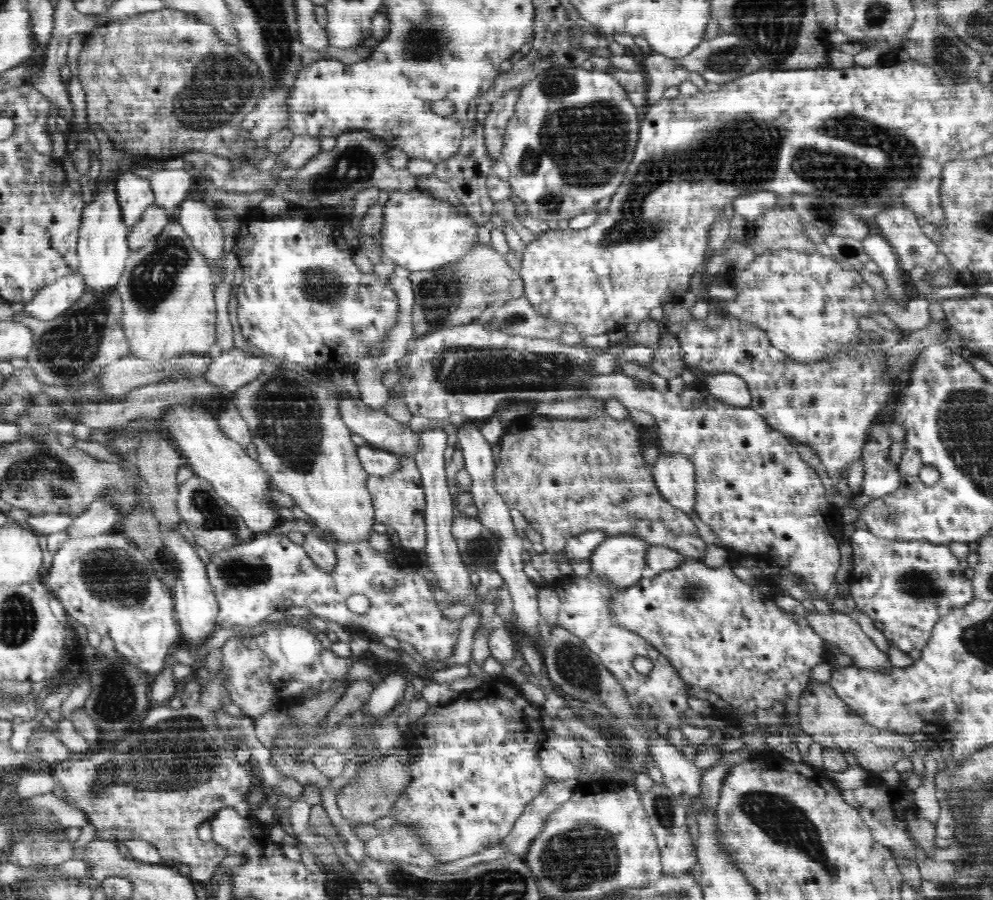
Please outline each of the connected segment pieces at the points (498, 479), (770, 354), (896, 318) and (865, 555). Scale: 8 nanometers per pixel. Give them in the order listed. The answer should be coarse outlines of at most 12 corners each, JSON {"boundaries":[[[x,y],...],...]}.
{"boundaries":[[[605,412],[515,417],[496,491],[559,553],[598,530],[702,560],[690,516]],[[756,324],[675,330],[686,366],[734,373],[837,492],[892,398],[882,336],[802,363]],[[914,297],[907,308],[892,298],[882,313],[901,332],[930,326],[932,319],[926,298]],[[856,529],[848,583],[888,642],[922,650],[975,599],[948,545]]]}

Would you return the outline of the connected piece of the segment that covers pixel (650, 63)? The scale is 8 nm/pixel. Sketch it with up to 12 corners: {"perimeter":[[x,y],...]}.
{"perimeter":[[652,52],[641,63],[646,106],[666,89],[689,80],[679,60]]}

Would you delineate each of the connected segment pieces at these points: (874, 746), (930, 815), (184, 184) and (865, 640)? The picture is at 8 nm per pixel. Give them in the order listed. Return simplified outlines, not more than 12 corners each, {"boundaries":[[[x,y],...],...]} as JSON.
{"boundaries":[[[809,682],[800,727],[826,749],[851,751],[871,773],[917,748],[911,734],[868,724],[829,682]],[[931,754],[924,757],[924,776],[913,791],[918,812],[934,825],[940,798],[934,786],[939,769]],[[184,167],[160,169],[150,182],[153,204],[175,219],[197,186]],[[806,612],[805,619],[855,668],[894,668],[848,613]]]}

